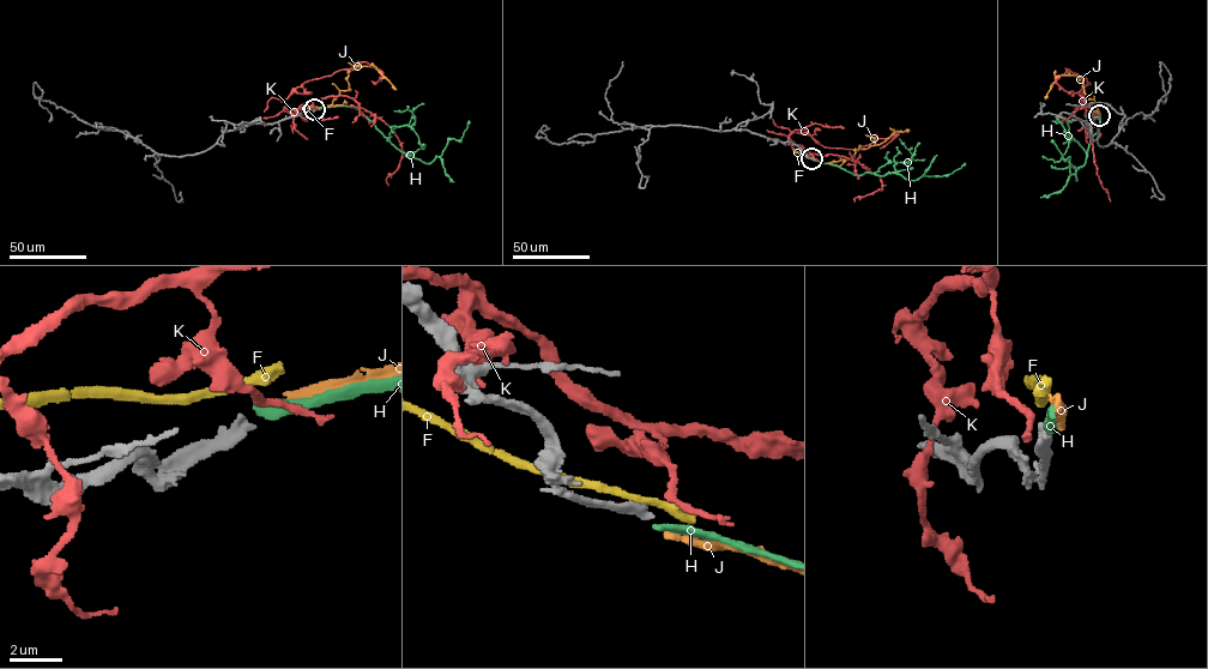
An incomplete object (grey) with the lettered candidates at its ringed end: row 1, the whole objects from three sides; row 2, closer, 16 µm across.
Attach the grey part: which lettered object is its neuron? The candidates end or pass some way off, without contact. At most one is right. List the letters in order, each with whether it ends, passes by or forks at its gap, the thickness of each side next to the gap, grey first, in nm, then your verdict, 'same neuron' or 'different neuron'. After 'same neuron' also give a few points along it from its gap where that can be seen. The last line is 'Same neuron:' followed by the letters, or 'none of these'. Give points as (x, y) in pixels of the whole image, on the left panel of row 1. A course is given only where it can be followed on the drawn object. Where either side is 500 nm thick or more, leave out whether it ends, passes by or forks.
F: it passes by; 400 nm thick on the grey side, 320 nm on the other; different neuron
H: it ends there; 400 nm thick on the grey side, 360 nm on the other; different neuron
J: it ends there; 400 nm thick on the grey side, 240 nm on the other; different neuron
K: it passes by; 400 nm thick on the grey side, 260 nm on the other; different neuron
Same neuron: none of these

